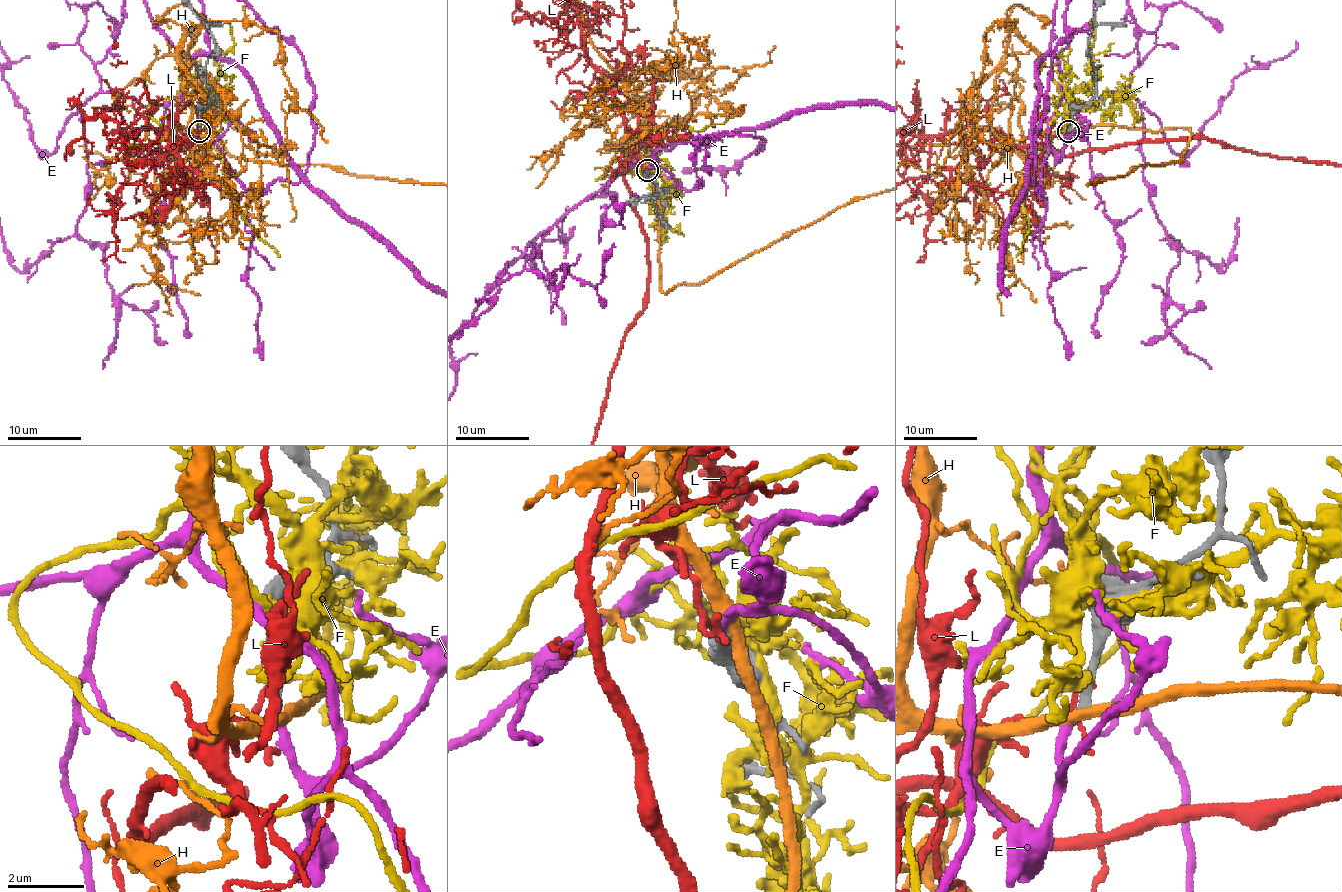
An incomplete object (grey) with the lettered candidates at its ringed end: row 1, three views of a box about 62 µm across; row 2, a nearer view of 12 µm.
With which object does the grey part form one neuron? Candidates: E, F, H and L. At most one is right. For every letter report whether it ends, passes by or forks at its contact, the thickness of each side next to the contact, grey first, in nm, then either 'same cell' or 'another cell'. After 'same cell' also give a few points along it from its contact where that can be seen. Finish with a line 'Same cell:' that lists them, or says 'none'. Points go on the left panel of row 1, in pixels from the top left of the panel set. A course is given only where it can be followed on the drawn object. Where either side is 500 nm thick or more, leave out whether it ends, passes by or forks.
E: it ends there; 240 nm thick on the grey side, 200 nm on the other; same cell
F: it ends there; 300 nm thick on the grey side, 300 nm on the other; another cell
H: it passes by; 240 nm thick on the grey side, 320 nm on the other; another cell
L: it passes by; 280 nm thick on the grey side, 100 nm on the other; another cell
Same cell: E

